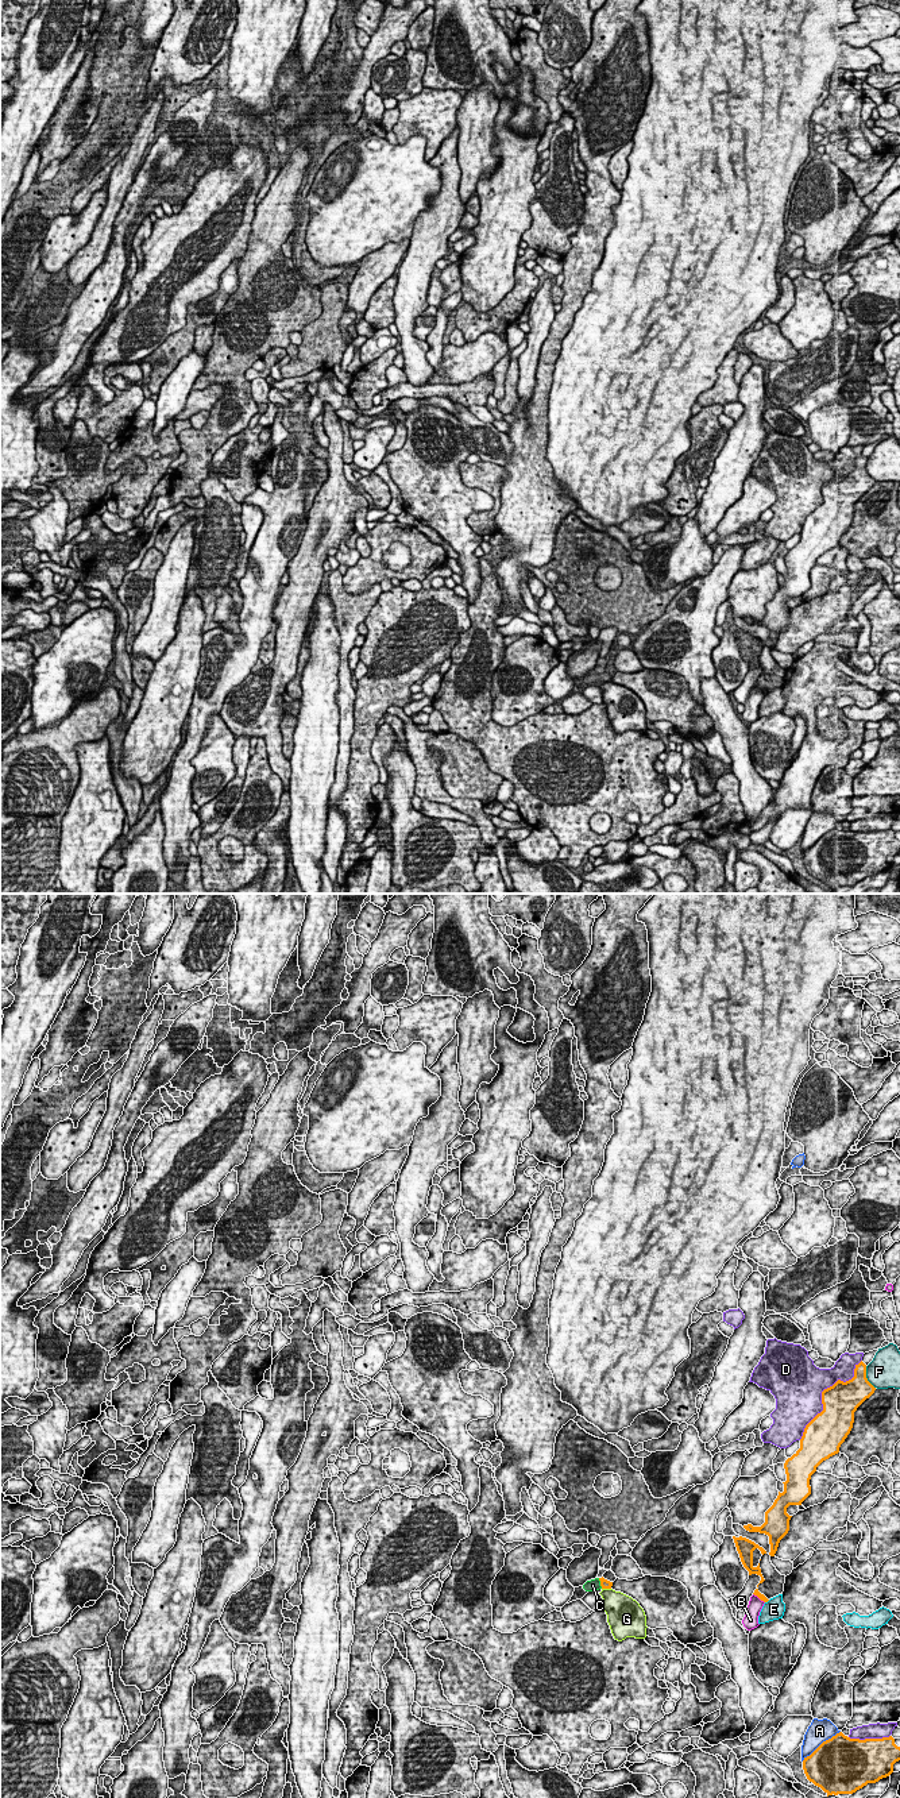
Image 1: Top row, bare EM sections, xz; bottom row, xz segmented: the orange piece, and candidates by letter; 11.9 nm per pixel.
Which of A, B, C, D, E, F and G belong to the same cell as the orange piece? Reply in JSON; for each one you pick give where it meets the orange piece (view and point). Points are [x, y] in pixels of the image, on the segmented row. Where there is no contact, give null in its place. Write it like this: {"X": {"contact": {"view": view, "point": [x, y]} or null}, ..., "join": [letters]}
{"C": {"contact": {"view": "xz", "point": [601, 1584]}}, "join": ["C"]}

